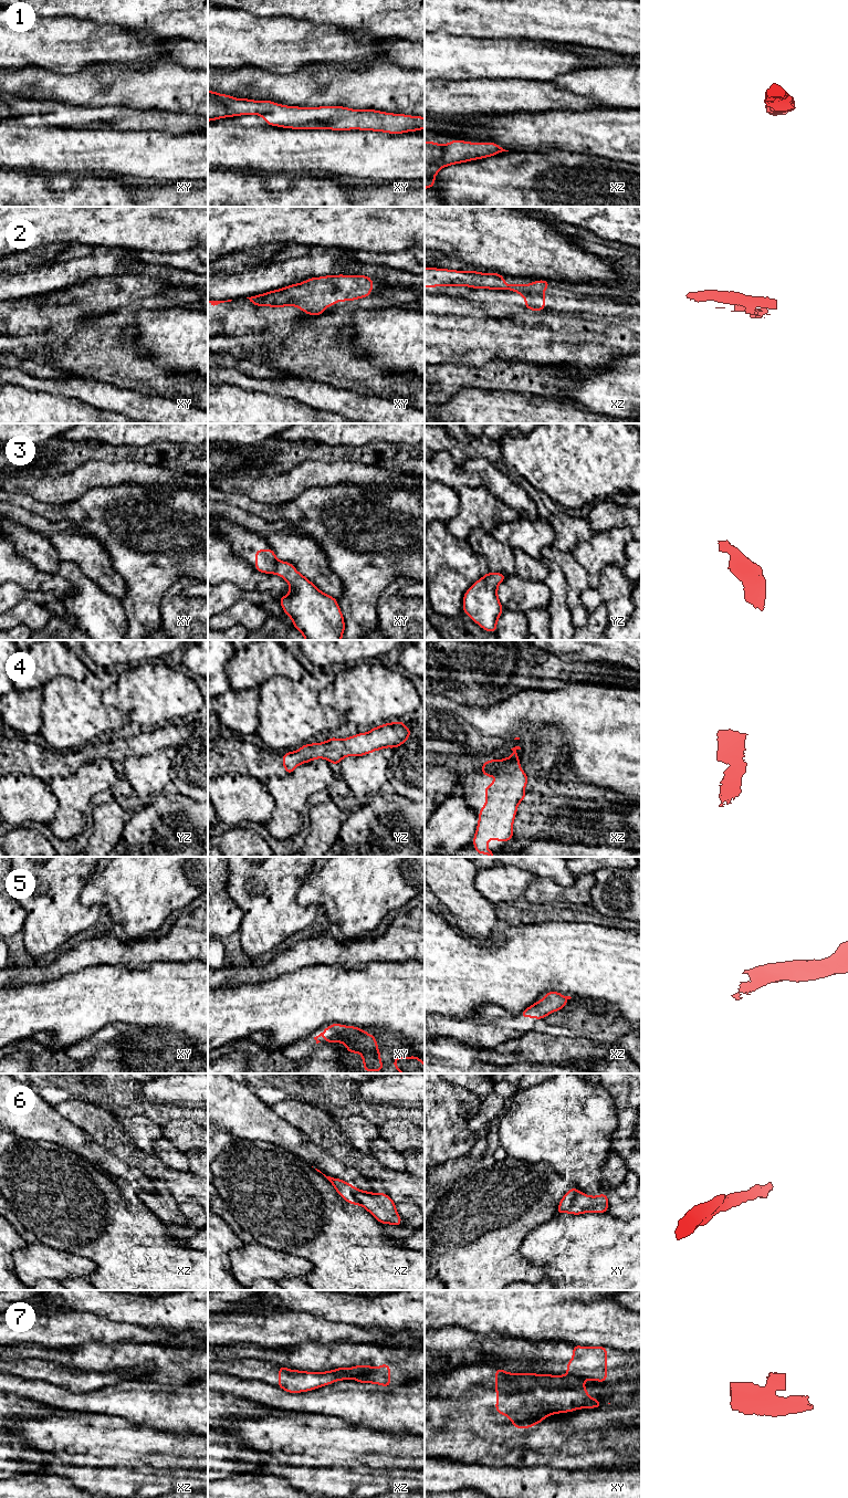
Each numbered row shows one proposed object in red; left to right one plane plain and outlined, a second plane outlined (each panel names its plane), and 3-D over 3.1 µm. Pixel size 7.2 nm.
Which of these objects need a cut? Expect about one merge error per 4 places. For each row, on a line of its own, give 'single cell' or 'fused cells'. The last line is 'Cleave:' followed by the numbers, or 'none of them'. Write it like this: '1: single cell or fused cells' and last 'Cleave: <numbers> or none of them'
1: single cell
2: single cell
3: single cell
4: single cell
5: single cell
6: single cell
7: fused cells
Cleave: 7

